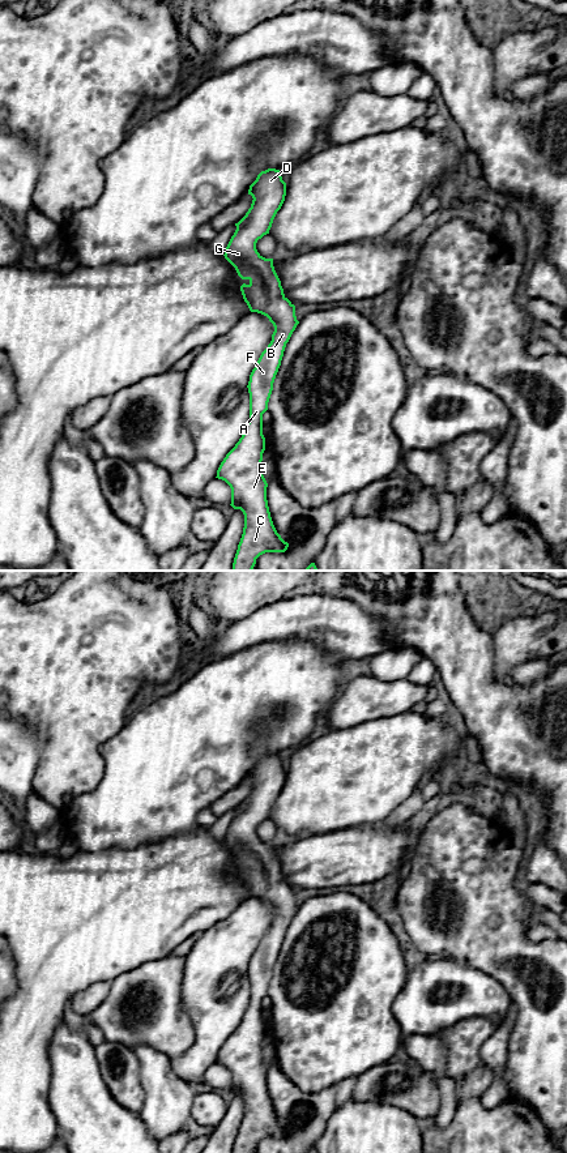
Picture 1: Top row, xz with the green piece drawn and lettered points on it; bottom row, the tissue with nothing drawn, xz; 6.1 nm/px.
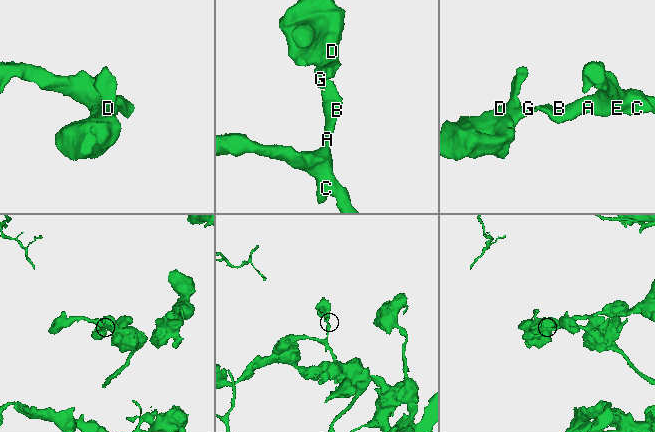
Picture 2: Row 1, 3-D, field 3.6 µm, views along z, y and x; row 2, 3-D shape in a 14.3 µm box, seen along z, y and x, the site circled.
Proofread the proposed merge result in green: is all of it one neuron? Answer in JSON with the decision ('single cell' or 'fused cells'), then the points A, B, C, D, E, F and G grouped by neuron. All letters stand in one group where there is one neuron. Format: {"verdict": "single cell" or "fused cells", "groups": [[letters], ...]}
{"verdict": "single cell", "groups": [["A", "B", "C", "D", "E", "F", "G"]]}

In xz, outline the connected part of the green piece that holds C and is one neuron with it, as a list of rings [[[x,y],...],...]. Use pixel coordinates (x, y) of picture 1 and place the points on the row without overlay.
[[[280,755],[261,756],[250,770],[248,780],[253,783],[251,793],[235,808],[236,815],[223,841],[242,864],[250,866],[240,871],[250,896],[267,901],[274,917],[250,960],[250,1005],[239,1026],[221,1047],[216,1062],[230,1071],[230,1090],[244,1099],[243,1119],[233,1153],[253,1153],[260,1140],[285,1137],[289,1132],[273,1110],[267,1085],[268,1068],[261,1055],[265,1035],[263,999],[268,995],[286,928],[299,909],[295,891],[284,879],[273,844],[263,842],[256,834],[257,825],[269,819],[285,786],[286,768]]]

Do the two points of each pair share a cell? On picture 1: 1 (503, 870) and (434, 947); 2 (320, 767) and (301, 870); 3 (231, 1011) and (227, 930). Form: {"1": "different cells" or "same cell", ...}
{"1": "same cell", "2": "different cells", "3": "same cell"}

